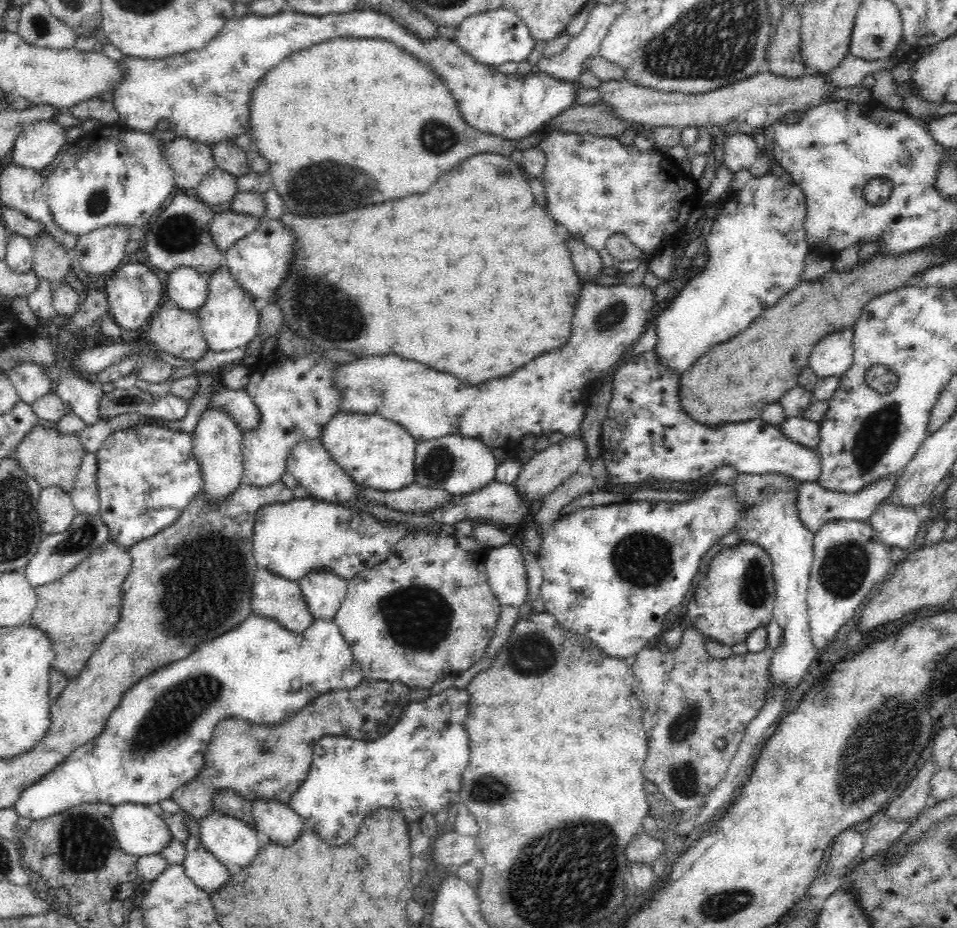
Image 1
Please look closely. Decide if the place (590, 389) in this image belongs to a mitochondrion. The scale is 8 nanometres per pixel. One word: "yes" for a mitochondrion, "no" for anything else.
no

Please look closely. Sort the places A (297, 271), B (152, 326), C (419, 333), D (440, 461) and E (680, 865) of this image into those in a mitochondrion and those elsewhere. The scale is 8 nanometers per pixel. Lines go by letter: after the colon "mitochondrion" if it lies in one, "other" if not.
A: mitochondrion
B: other
C: other
D: mitochondrion
E: other

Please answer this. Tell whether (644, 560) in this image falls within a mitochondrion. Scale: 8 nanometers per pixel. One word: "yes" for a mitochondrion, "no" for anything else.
yes

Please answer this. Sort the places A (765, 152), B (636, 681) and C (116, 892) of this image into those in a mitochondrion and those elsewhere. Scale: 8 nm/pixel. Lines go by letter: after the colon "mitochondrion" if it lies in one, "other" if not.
A: other
B: other
C: other

